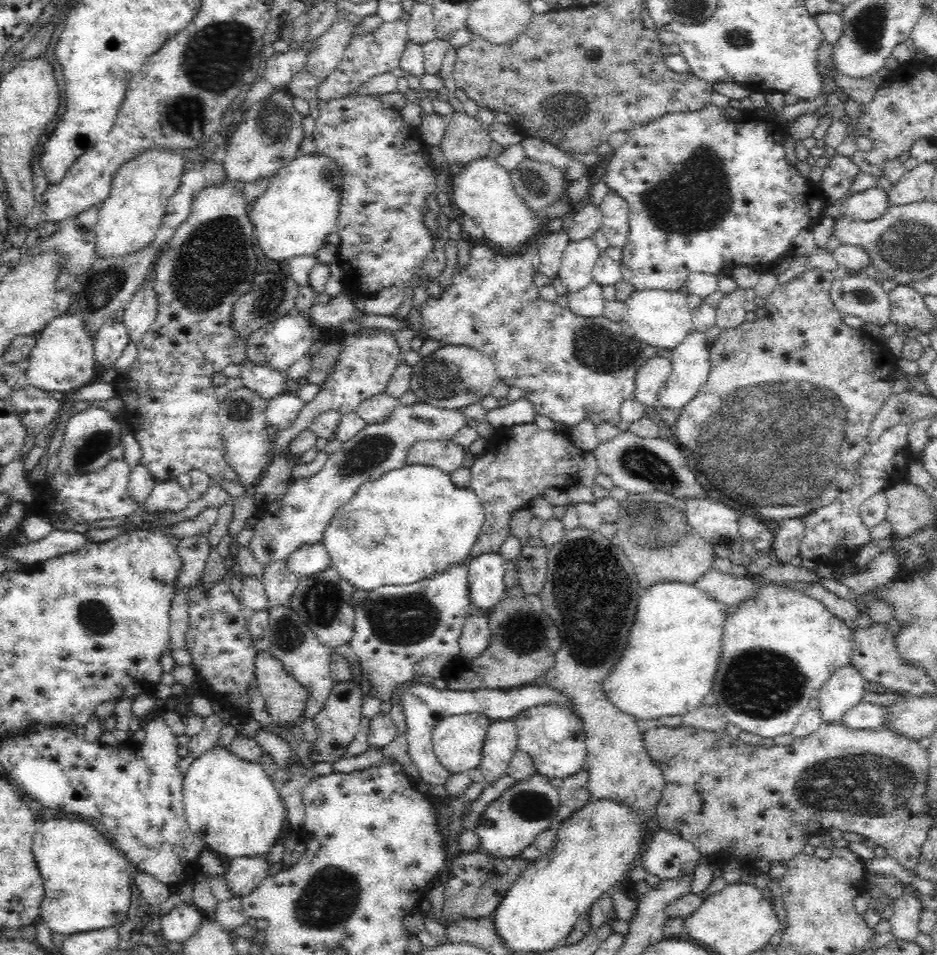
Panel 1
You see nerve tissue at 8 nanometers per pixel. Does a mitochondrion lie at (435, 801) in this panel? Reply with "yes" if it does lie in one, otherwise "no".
no

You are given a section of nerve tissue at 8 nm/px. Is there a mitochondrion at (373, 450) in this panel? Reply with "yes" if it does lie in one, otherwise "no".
yes

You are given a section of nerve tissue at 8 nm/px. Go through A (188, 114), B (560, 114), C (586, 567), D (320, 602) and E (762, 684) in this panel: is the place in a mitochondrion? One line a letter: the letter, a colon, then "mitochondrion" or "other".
A: mitochondrion
B: mitochondrion
C: mitochondrion
D: mitochondrion
E: mitochondrion

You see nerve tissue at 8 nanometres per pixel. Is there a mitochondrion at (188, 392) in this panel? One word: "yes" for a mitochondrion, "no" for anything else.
no

